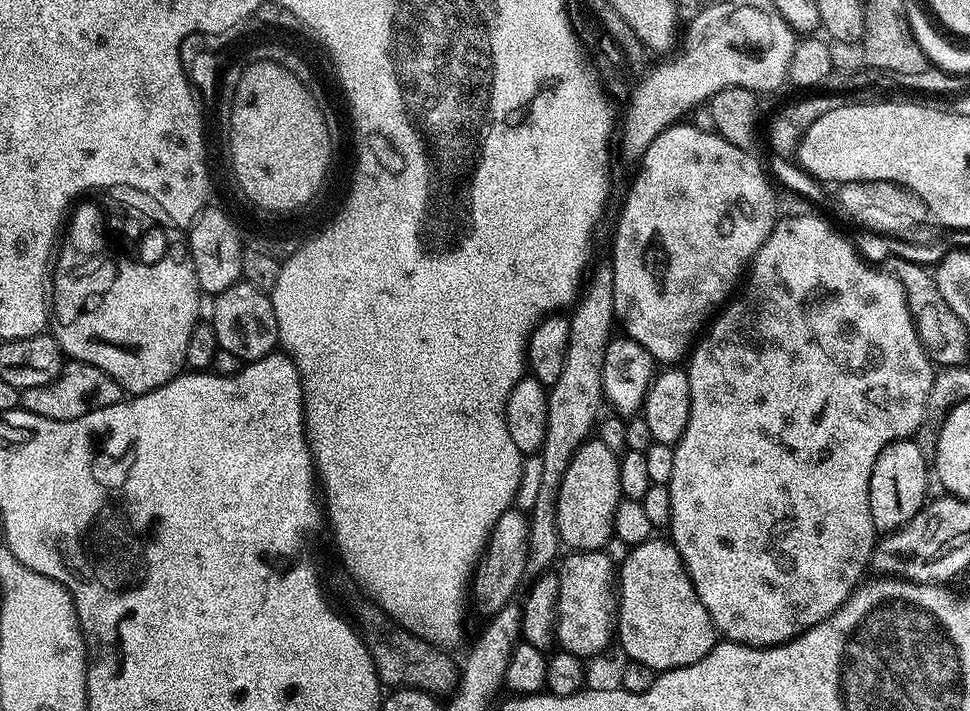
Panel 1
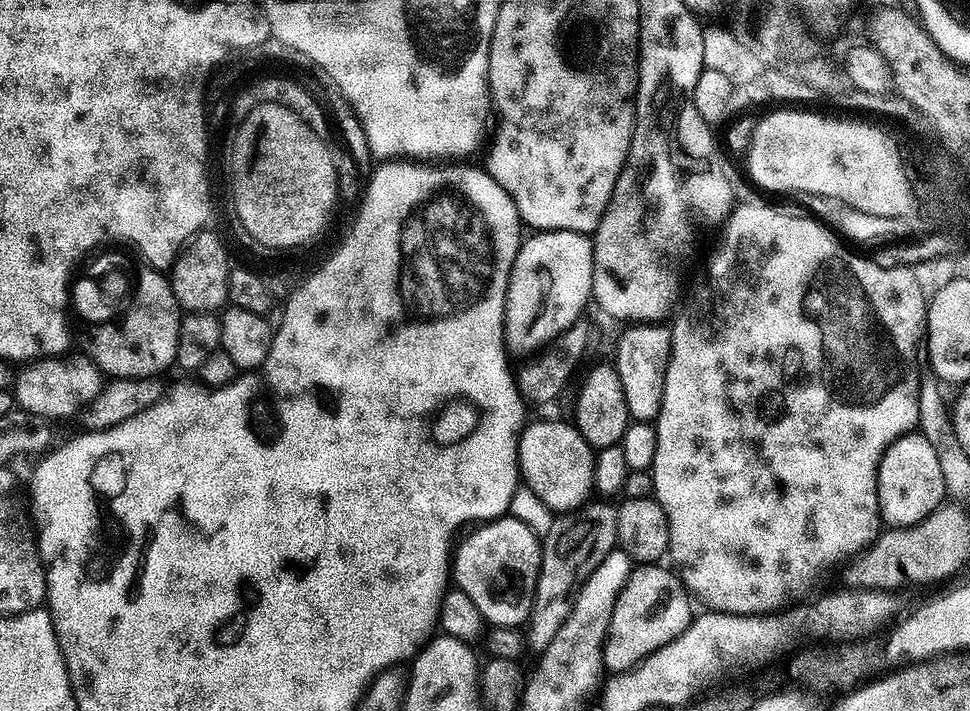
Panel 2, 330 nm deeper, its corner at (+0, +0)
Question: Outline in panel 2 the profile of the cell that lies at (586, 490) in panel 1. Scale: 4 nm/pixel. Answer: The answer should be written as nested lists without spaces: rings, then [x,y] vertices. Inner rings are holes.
[[[536,420],[525,423],[518,445],[518,472],[523,483],[553,513],[570,512],[593,495],[594,449],[582,438],[575,423],[564,420]]]

